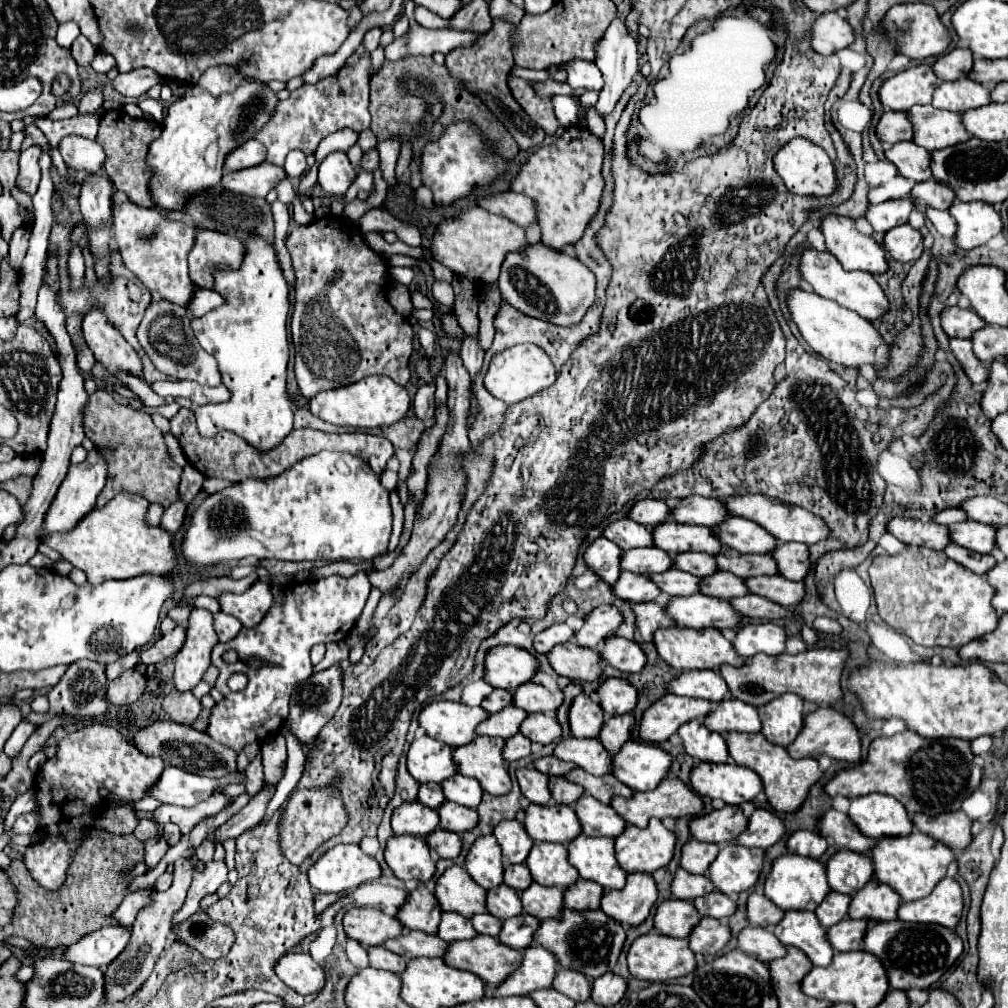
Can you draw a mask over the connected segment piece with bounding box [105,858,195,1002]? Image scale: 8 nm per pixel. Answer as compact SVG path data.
M179 858L175 862L171 888L165 890L165 892L155 892L153 894L153 904L149 904L149 906L145 907L145 910L138 913L132 925L135 926L133 936L129 938L127 948L105 970L105 980L107 980L107 994L105 996L107 996L109 1002L119 1002L119 1000L125 1000L127 996L133 996L145 984L149 974L153 972L153 966L155 966L159 954L163 952L167 934L169 934L169 930L173 926L173 916L181 910L181 906L185 902L185 894L189 890L193 874L195 874L195 868L191 866L191 862L185 860L185 858Z

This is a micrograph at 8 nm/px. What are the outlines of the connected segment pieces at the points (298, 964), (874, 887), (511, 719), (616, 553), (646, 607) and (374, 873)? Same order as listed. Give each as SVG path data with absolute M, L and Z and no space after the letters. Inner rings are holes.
M285 954L277 964L277 976L299 994L317 994L325 986L325 970L309 954Z
M871 880L865 888L861 888L849 906L849 918L861 920L895 920L901 898L899 894L879 880Z
M507 706L505 710L491 714L489 720L483 722L483 726L477 726L479 736L499 736L499 738L511 738L519 732L521 722L527 718L527 712L515 706Z
M599 538L587 548L585 562L601 576L603 582L615 584L621 574L621 556L623 550L617 544L607 538Z
M657 602L633 604L633 612L637 614L637 636L641 636L643 642L653 642L655 630L675 626L675 620L665 612L665 606Z
M337 844L327 850L307 874L313 890L341 894L381 878L383 870L379 862L365 854L357 844Z

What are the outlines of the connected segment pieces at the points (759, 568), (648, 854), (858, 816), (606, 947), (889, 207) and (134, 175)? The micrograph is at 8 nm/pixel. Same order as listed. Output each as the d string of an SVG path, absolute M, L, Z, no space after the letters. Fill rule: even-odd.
M725 548L721 554L717 554L717 564L719 570L731 572L741 578L751 578L751 576L777 576L779 568L769 554L739 554L737 550Z
M653 818L645 830L627 824L625 832L615 838L617 862L629 874L653 874L671 862L675 842L675 832L667 830L659 818Z
M867 794L851 802L849 818L857 828L871 838L907 836L913 830L913 820L907 810L893 796Z
M565 910L561 922L557 922L557 920L541 922L541 928L537 930L535 940L539 944L543 944L543 948L547 948L549 952L557 954L559 964L563 968L577 970L581 974L587 974L587 978L595 980L601 974L615 968L617 958L625 944L625 926L621 926L617 920L609 918L603 910L587 910L585 914ZM583 922L585 922L585 928L583 928Z
M901 198L901 200L887 200L881 204L875 204L867 210L867 220L873 226L875 232L889 232L891 228L905 224L909 220L909 214L913 210L913 200Z
M109 110L101 116L101 128L97 134L97 142L105 150L105 162L103 162L103 172L113 180L117 190L123 190L129 200L141 208L153 208L155 210L155 200L151 198L149 190L149 180L153 172L149 170L145 158L147 150L153 140L161 136L161 124L149 118L131 118L127 112L119 110Z

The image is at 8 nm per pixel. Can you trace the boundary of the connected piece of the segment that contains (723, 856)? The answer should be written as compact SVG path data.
M731 842L721 848L717 860L709 868L709 878L723 894L739 894L757 882L763 870L763 862L763 848L747 848Z

